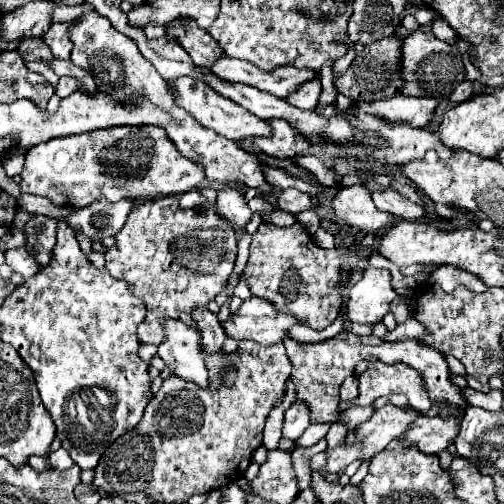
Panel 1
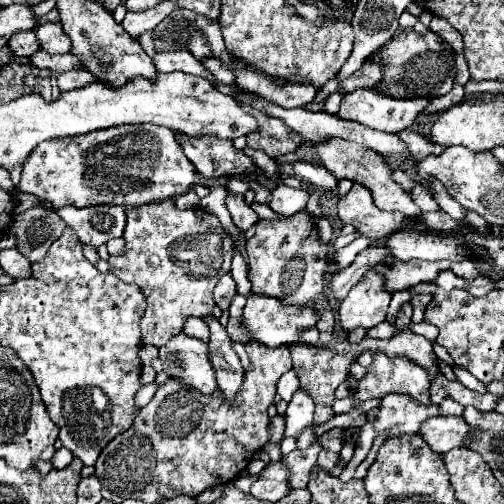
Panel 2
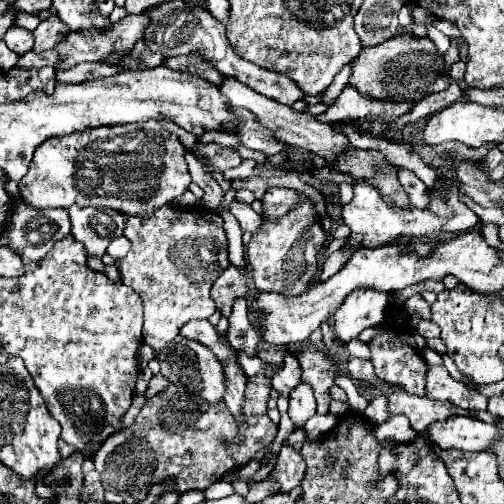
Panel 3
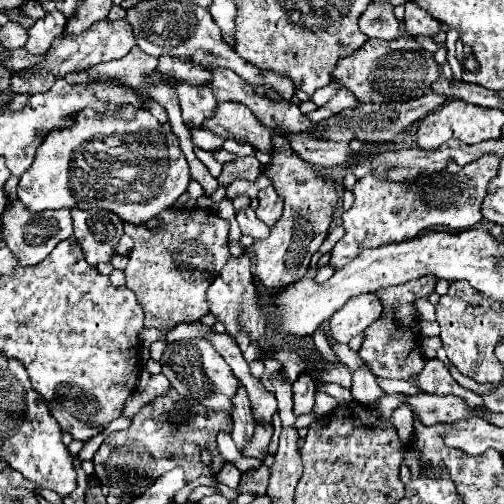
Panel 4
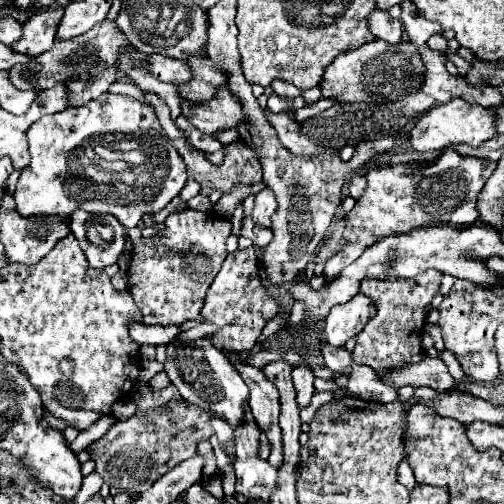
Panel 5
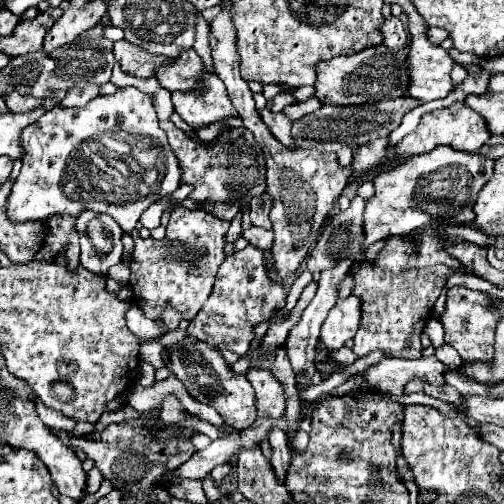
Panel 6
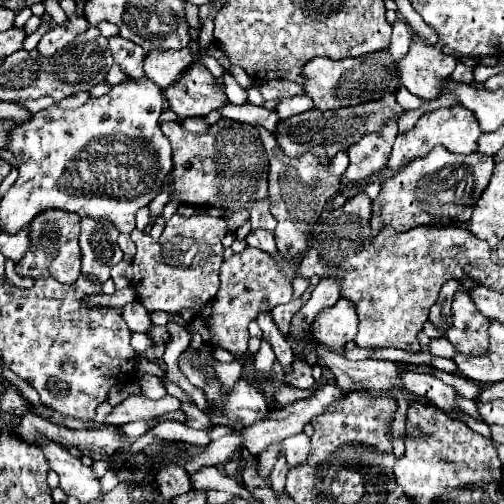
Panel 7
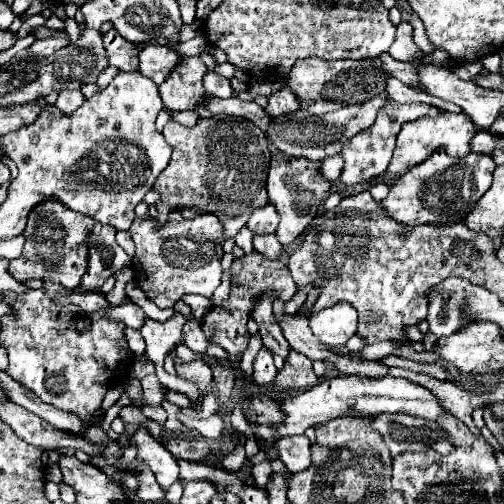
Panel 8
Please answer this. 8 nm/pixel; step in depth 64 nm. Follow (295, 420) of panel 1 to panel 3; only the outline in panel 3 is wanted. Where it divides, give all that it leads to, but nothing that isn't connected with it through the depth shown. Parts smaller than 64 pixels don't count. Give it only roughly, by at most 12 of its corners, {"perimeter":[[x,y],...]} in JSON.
{"perimeter":[[300,384],[290,394],[288,416],[302,428],[316,414],[312,388]]}

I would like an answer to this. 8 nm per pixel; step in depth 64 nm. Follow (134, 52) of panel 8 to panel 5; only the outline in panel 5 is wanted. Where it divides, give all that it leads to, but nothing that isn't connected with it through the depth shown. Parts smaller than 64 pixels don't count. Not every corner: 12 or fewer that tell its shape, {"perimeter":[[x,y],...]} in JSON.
{"perimeter":[[148,56],[152,76],[184,84],[192,76],[184,60]]}

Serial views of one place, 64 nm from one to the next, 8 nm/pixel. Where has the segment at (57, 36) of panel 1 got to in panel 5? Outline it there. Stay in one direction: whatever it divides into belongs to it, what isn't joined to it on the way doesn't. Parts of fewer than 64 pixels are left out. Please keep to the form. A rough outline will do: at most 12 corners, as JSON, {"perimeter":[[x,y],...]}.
{"perimeter":[[60,7],[34,14],[22,24],[12,48],[40,56],[54,44]]}

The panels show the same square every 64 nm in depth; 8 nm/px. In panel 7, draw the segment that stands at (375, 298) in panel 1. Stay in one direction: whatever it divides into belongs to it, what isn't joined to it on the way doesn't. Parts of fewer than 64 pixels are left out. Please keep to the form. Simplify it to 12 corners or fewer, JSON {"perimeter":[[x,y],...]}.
{"perimeter":[[346,298],[320,312],[316,340],[342,350],[358,332],[356,306]]}

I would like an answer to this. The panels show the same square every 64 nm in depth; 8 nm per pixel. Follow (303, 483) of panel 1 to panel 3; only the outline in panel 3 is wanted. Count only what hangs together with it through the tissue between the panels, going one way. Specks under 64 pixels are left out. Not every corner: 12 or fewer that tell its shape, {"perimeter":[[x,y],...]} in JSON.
{"perimeter":[[282,446],[272,478],[282,492],[300,486],[306,462],[292,446]]}

